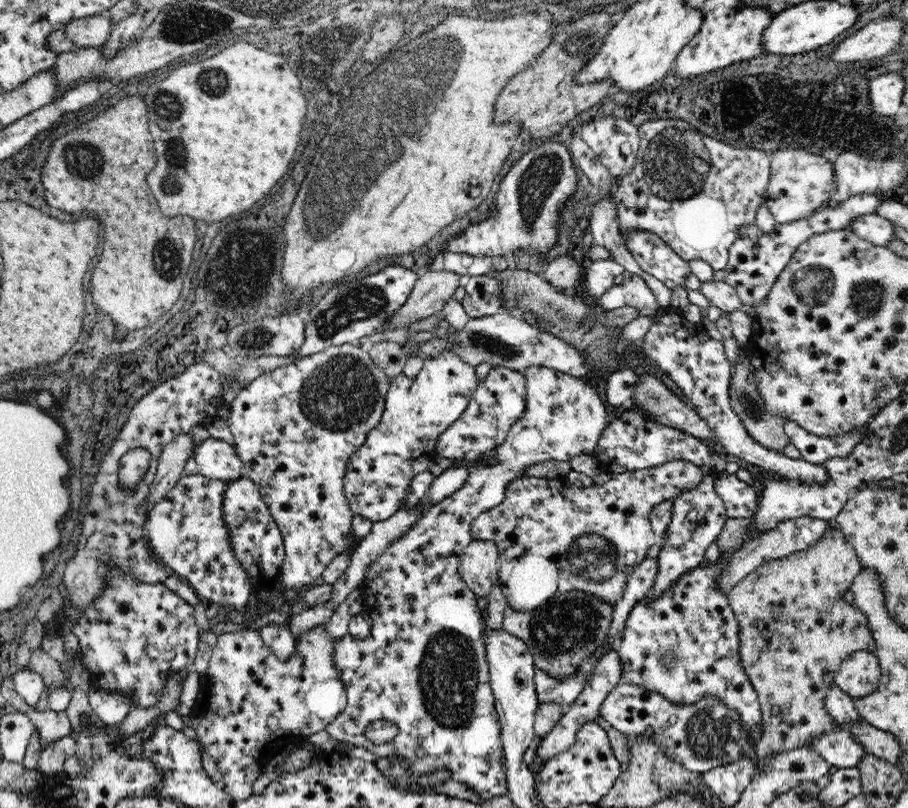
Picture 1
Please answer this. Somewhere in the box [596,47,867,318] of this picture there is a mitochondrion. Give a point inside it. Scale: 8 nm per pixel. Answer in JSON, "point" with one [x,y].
{"point":[675,165]}

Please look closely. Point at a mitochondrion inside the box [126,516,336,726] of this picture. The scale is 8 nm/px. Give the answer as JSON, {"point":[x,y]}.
{"point":[144,658]}

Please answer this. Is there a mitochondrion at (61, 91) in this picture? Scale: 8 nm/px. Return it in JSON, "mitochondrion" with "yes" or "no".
{"mitochondrion":"no"}

